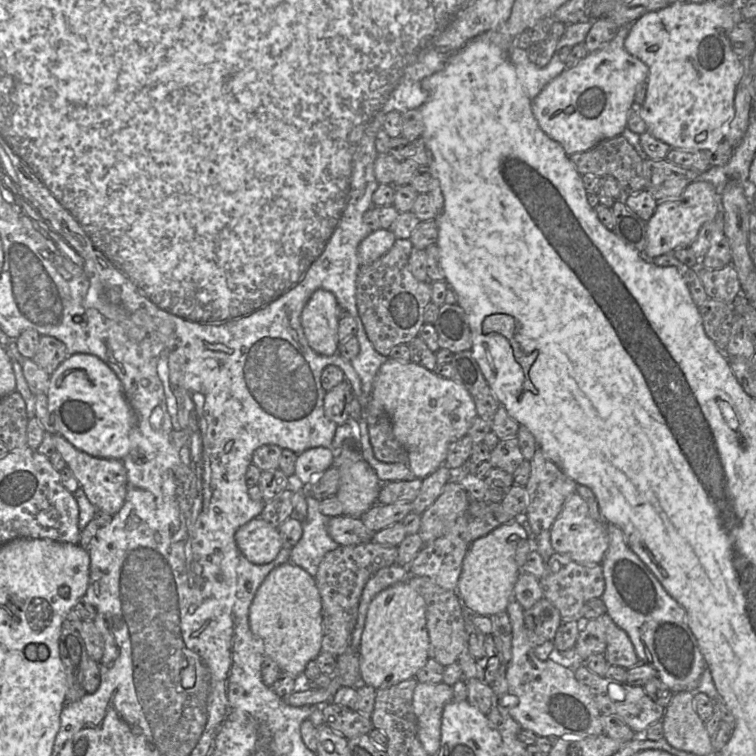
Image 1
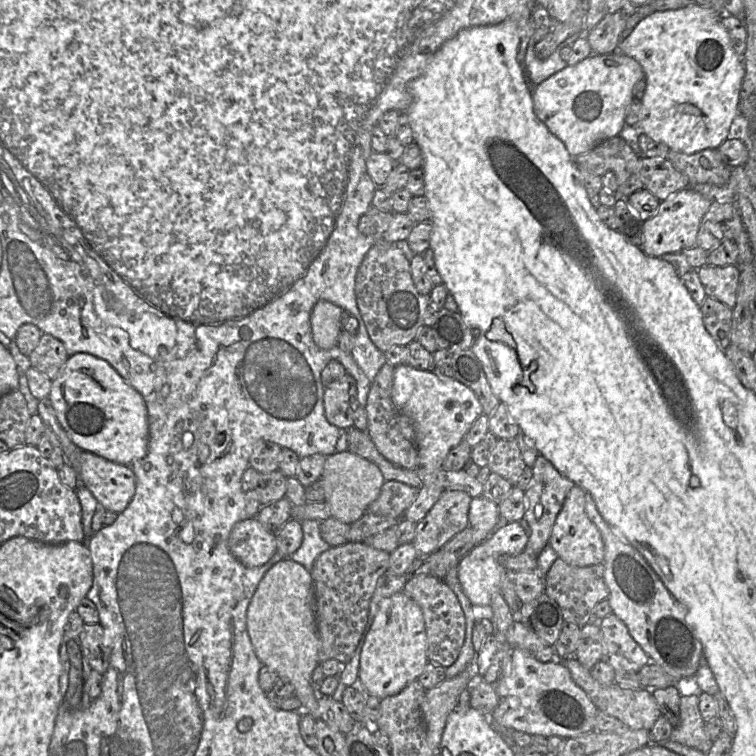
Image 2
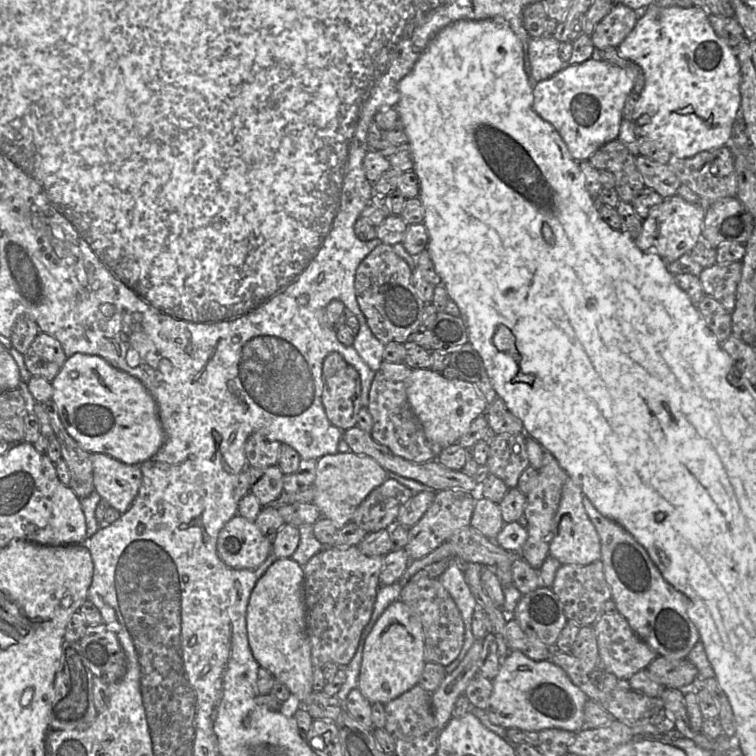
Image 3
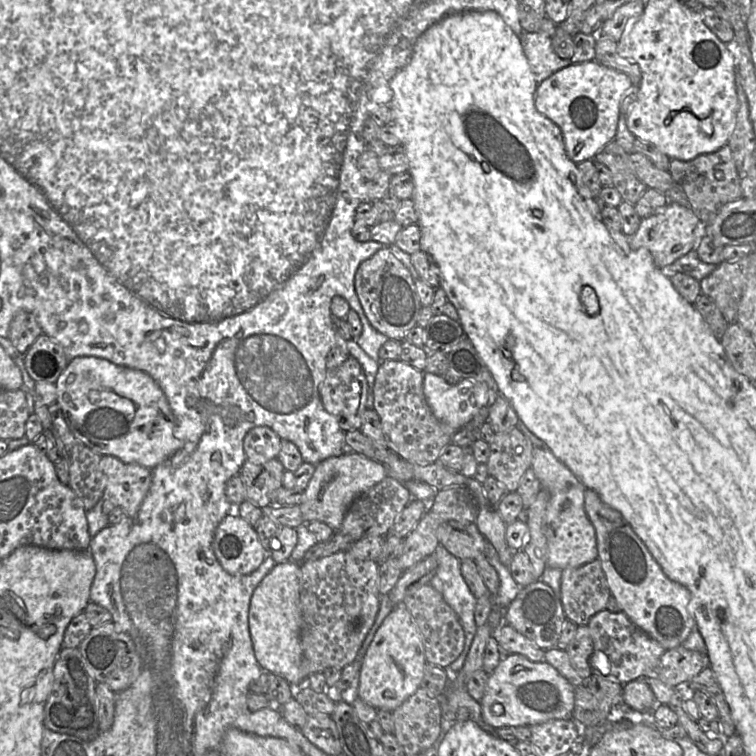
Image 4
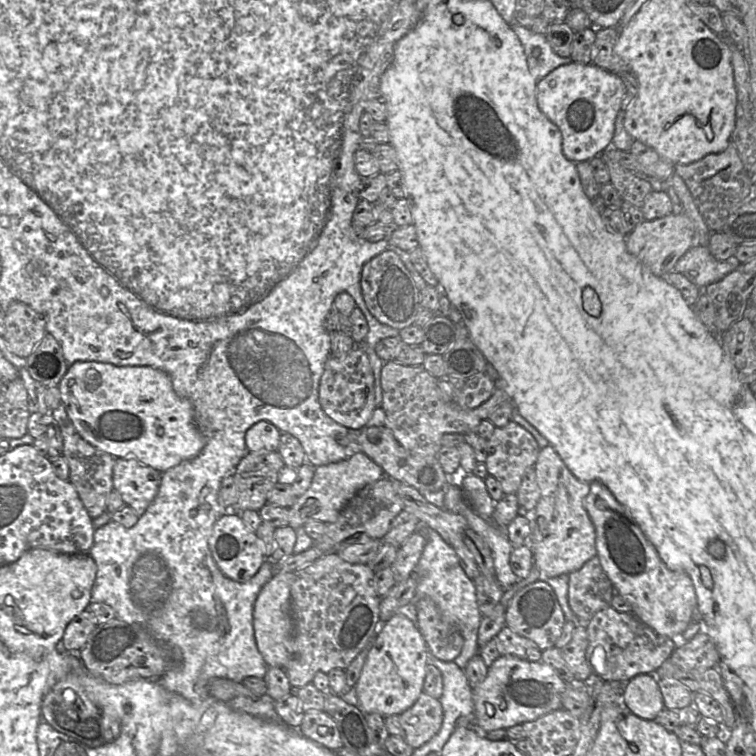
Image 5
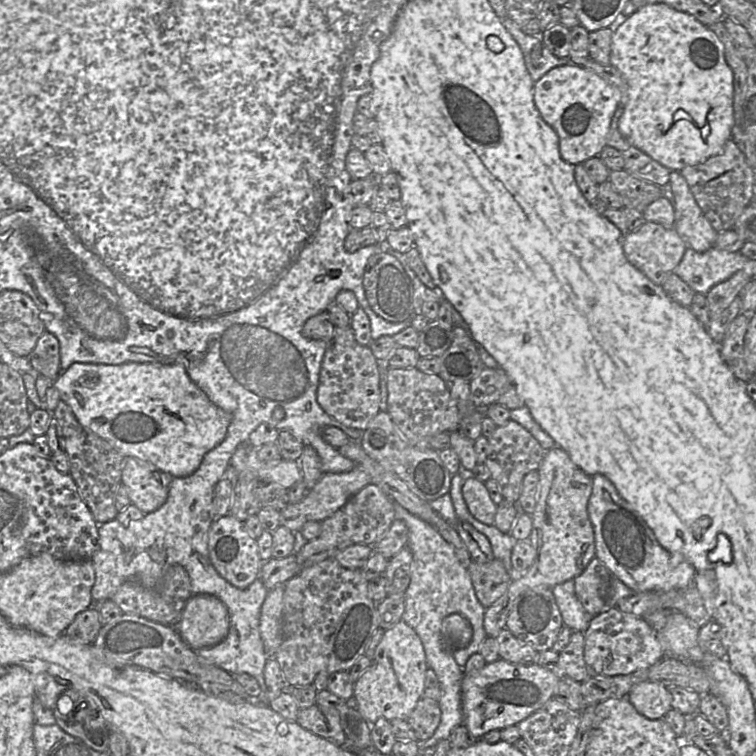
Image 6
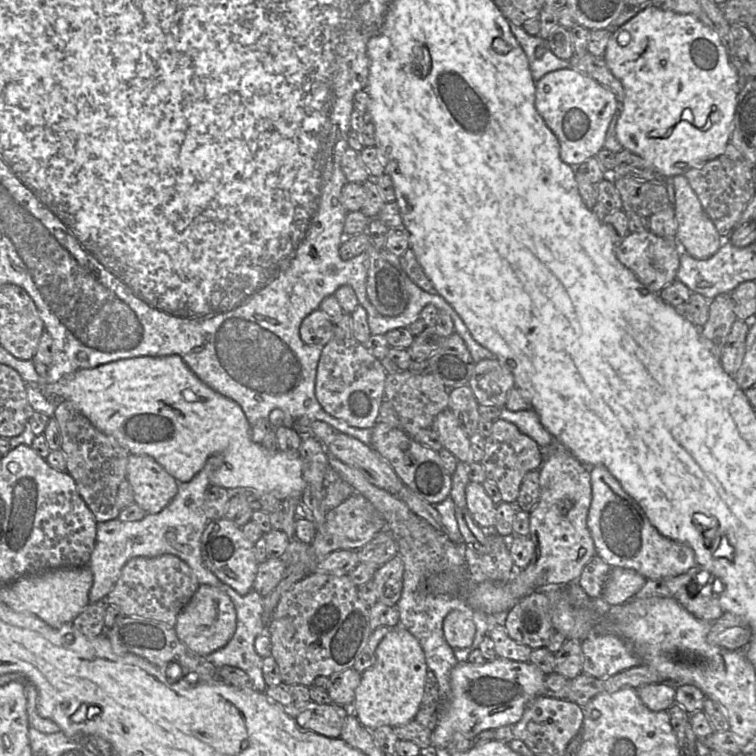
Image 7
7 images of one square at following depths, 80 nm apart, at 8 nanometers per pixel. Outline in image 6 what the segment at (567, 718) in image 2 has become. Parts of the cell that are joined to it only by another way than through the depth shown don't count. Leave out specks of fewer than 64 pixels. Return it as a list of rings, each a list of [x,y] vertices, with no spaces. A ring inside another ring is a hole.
[[[502,658],[487,663],[482,669],[463,677],[463,724],[473,737],[518,725],[553,697],[559,679],[551,670],[538,664],[524,665]]]

